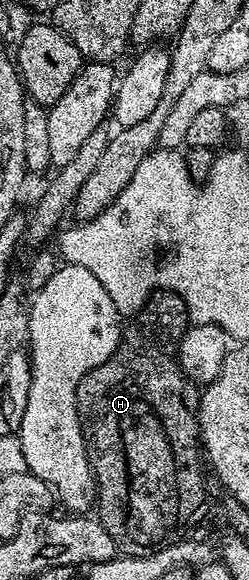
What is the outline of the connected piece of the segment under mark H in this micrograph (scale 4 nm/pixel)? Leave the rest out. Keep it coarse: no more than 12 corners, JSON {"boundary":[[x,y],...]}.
{"boundary":[[154,290],[77,389],[121,554],[204,516],[185,301]]}

